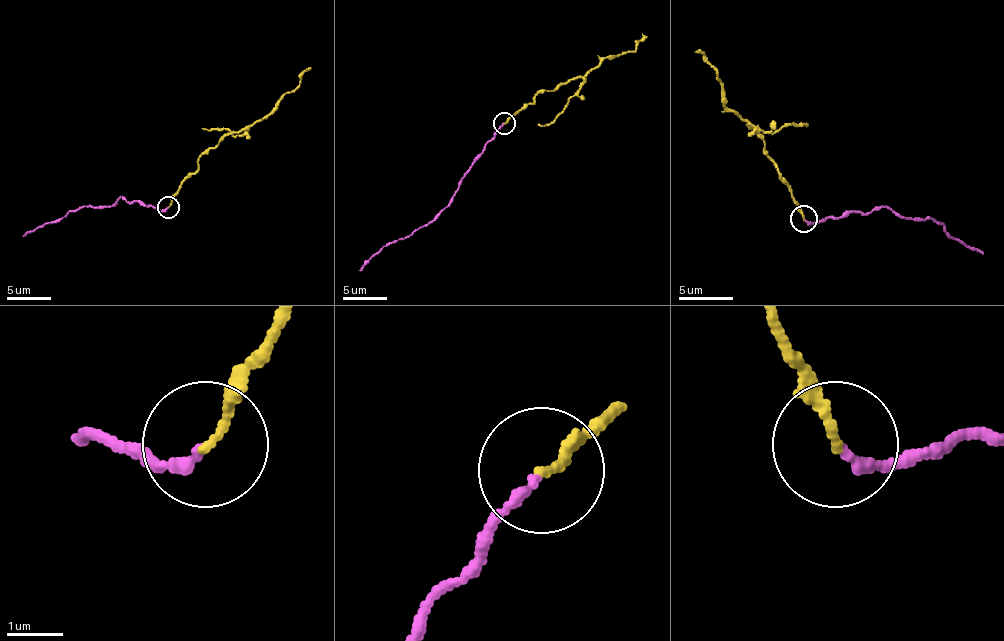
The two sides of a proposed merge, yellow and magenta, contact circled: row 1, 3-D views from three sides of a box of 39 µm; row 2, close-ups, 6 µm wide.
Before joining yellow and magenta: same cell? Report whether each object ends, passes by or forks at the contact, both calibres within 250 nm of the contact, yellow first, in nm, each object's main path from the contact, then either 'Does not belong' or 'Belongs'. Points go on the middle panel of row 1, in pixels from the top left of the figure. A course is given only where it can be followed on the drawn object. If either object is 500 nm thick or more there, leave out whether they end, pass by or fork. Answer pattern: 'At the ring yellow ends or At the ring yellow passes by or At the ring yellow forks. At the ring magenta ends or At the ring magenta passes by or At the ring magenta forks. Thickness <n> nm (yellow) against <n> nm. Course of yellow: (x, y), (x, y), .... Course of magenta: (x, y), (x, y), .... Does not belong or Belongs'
At the ring yellow ends. At the ring magenta ends. Thickness 150 nm (yellow) against 170 nm. Course of yellow: (504, 122), (540, 93), (584, 78), (622, 51), (633, 51), (646, 36). Course of magenta: (504, 124), (484, 147), (447, 206), (418, 228), (382, 246), (358, 271). Belongs

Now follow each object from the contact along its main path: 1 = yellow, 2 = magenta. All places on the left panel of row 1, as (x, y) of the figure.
1: (168, 206), (204, 153), (226, 135), (261, 120), (297, 87), (310, 67)
2: (168, 206), (148, 206), (122, 197), (111, 206), (82, 206), (22, 235)

